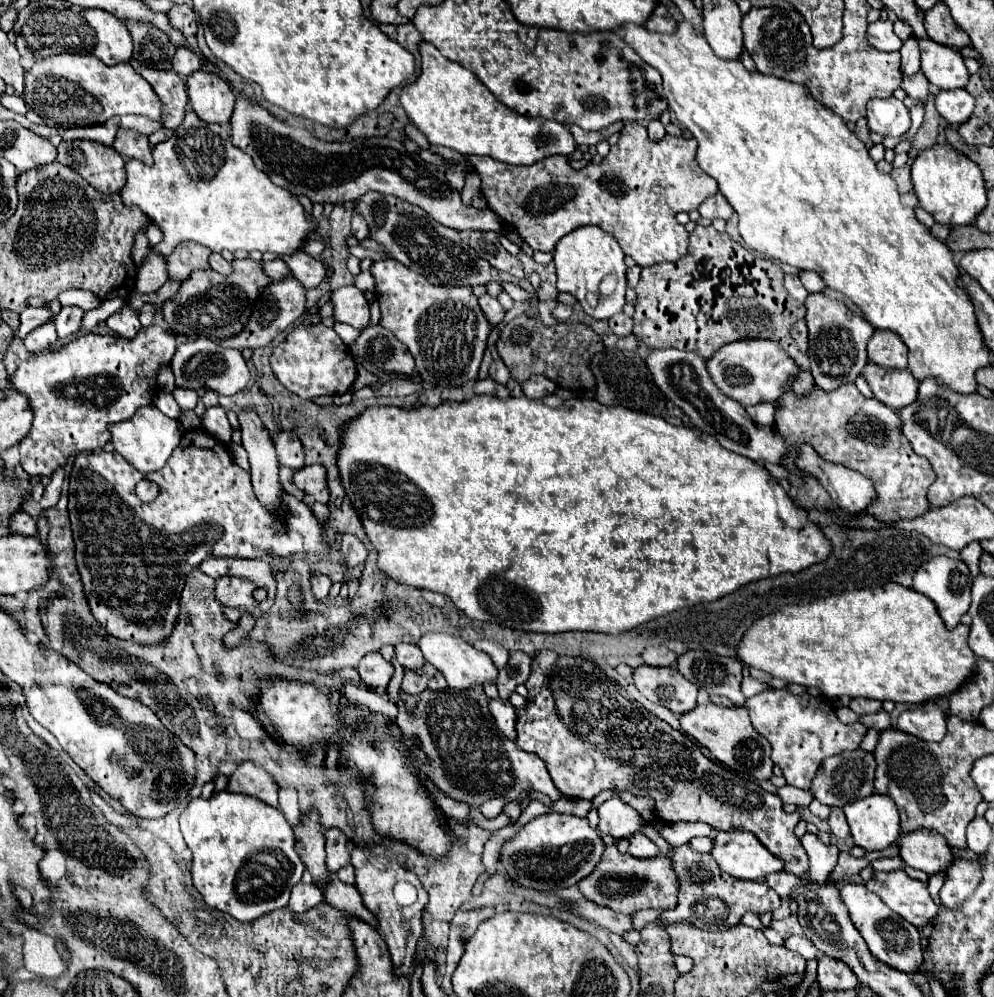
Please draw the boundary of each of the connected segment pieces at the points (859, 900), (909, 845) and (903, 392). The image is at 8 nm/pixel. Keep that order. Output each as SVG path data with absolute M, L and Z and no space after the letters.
M846 883L840 891L840 899L848 907L854 927L860 931L860 935L864 937L868 949L876 959L908 975L918 971L918 965L922 963L922 949L920 949L920 933L912 923L896 915L876 893L868 891L864 883Z
M918 829L912 833L904 833L898 843L904 863L924 871L926 875L948 871L956 861L952 847L948 847L946 839L938 831Z
M868 363L862 375L872 387L874 397L884 405L892 407L894 411L912 405L912 401L916 401L918 397L918 381L906 369L884 369Z

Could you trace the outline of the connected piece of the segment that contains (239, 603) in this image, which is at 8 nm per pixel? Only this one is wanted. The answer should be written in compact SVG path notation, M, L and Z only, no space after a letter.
M218 579L214 593L220 605L246 609L258 605L252 597L254 589L256 589L254 583L248 579Z

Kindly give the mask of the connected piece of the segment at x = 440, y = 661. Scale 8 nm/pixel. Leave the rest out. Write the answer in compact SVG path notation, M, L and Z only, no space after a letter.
M428 633L420 637L418 647L422 649L424 659L432 663L446 677L452 689L470 689L474 687L474 683L484 685L486 681L496 681L498 677L498 669L492 665L492 659L486 653L474 649L462 637L456 637L450 633Z

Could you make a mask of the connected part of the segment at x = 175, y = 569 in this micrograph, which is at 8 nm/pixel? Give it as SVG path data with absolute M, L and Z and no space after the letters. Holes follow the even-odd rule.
M200 431L186 433L168 463L160 471L152 471L148 475L136 471L116 451L94 451L90 455L80 453L70 473L68 511L76 543L76 565L94 619L100 621L100 627L116 639L146 645L166 643L168 635L172 635L172 627L176 627L184 579L206 557L266 559L270 555L290 557L294 553L308 553L316 557L328 555L330 545L324 541L324 527L318 523L312 509L292 495L284 495L284 501L288 505L288 531L284 535L276 535L270 527L272 515L260 505L252 491L250 473L232 461L224 443ZM140 479L148 479L158 485L160 493L154 501L142 503L136 497L136 485Z

